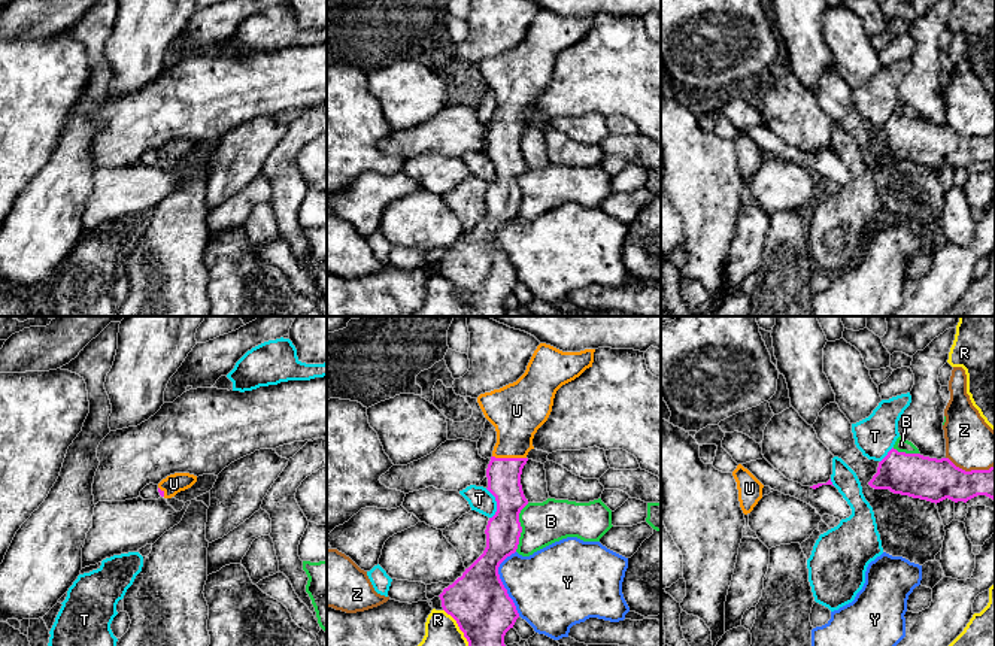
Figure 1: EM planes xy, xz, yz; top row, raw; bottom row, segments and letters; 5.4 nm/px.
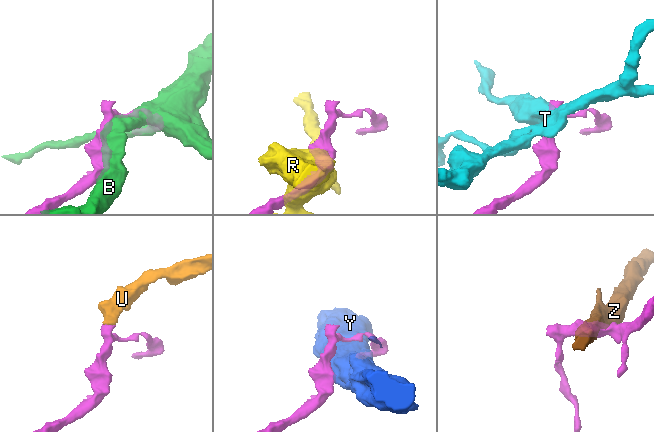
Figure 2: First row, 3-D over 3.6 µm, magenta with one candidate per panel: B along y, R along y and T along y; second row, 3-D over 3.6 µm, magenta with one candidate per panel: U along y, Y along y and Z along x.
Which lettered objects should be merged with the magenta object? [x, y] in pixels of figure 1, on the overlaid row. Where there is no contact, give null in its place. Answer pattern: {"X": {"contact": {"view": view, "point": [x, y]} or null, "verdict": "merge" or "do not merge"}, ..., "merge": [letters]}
{"B": {"contact": {"view": "xz", "point": [521, 527]}, "verdict": "do not merge"}, "R": {"contact": {"view": "xz", "point": [458, 625]}, "verdict": "do not merge"}, "T": {"contact": {"view": "xz", "point": [497, 503]}, "verdict": "do not merge"}, "U": {"contact": {"view": "xz", "point": [509, 458]}, "verdict": "merge"}, "Y": {"contact": {"view": "xz", "point": [501, 582]}, "verdict": "do not merge"}, "Z": {"contact": {"view": "yz", "point": [971, 470]}, "verdict": "do not merge"}, "merge": ["U"]}

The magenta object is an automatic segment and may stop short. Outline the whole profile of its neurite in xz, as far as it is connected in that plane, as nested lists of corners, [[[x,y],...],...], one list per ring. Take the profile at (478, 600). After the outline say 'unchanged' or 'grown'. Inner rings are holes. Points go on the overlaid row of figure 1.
[[[540,343],[516,382],[477,397],[497,431],[486,468],[486,489],[495,497],[497,512],[485,530],[483,554],[439,595],[468,646],[506,646],[504,636],[519,618],[498,567],[516,552],[522,533],[519,513],[528,504],[521,485],[522,468],[534,449],[534,434],[552,412],[556,391],[592,367],[594,352],[562,352]]] | grown

